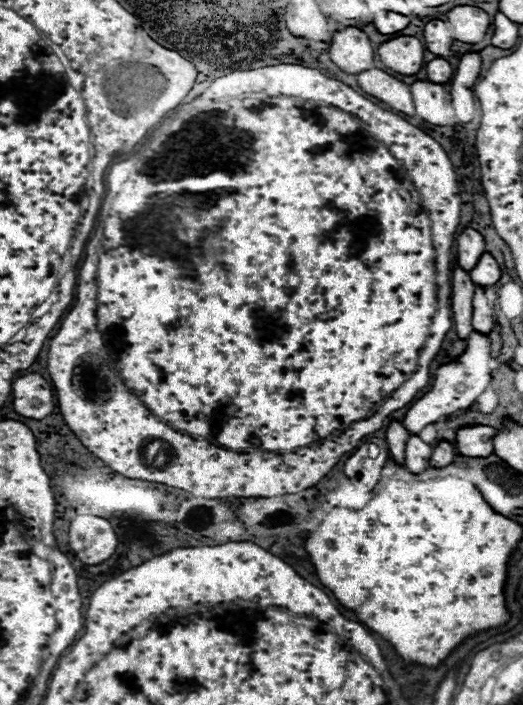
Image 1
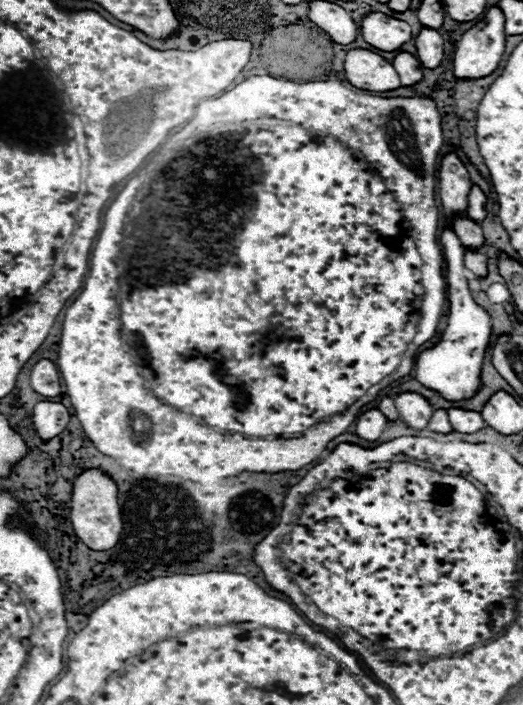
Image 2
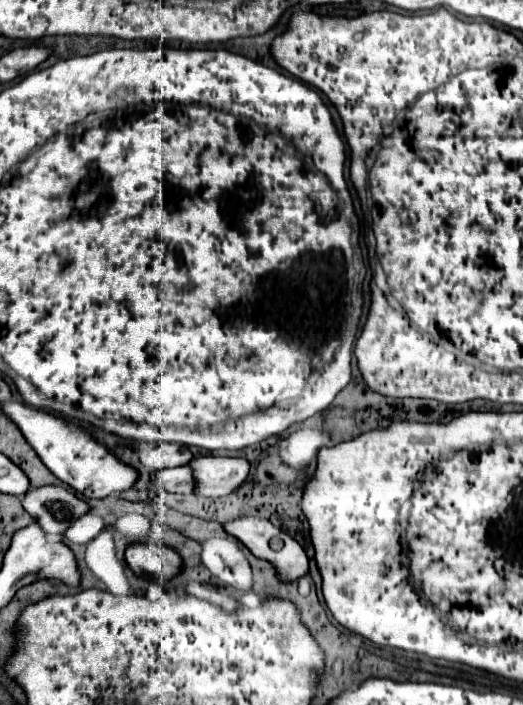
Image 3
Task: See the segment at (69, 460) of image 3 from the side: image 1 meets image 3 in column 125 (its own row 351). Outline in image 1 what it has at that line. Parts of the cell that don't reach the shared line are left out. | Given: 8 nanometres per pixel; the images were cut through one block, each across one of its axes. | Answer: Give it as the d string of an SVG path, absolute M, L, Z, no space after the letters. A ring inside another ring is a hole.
M472 332L468 336L468 346L466 350L454 360L454 362L448 362L448 364L442 364L436 374L434 374L434 382L432 382L432 388L420 398L416 400L410 410L406 412L404 416L404 428L412 434L418 434L424 426L436 422L440 416L450 416L454 414L456 410L462 410L462 408L470 408L476 398L484 392L484 388L490 384L492 376L490 376L490 338L486 334L480 334L480 332Z

